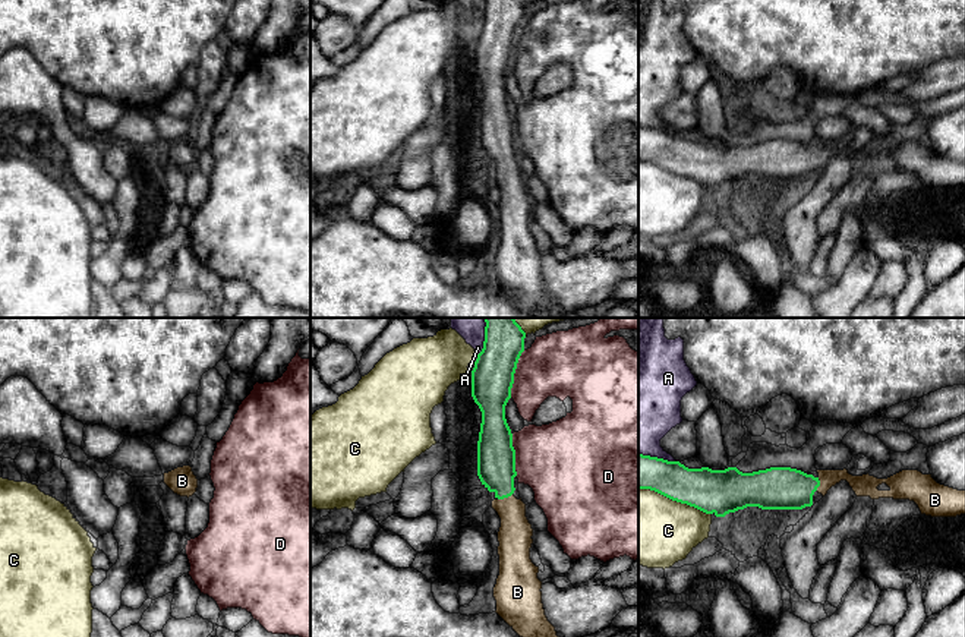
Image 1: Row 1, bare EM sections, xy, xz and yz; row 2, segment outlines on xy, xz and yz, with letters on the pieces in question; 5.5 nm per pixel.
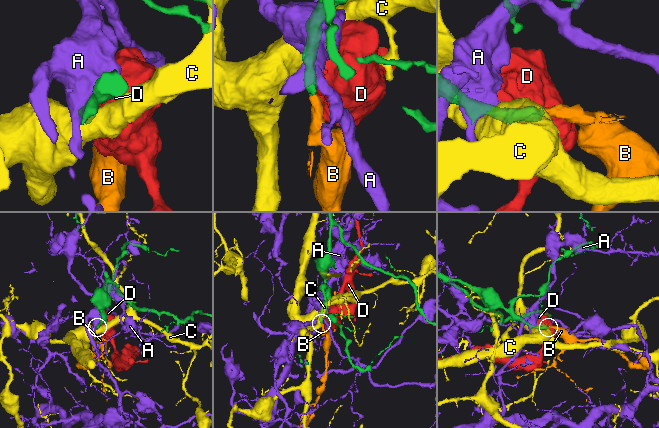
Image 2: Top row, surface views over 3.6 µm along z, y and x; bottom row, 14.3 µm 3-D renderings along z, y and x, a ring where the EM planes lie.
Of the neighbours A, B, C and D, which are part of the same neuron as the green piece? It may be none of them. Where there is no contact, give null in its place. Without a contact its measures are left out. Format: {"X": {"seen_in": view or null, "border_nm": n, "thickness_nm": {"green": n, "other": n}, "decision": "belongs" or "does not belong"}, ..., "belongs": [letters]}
{"A": {"seen_in": "yz", "border_nm": 200, "thickness_nm": {"green": 200, "other": 360}, "decision": "does not belong"}, "B": {"seen_in": "xz", "border_nm": 90, "thickness_nm": {"green": 200, "other": 190}, "decision": "belongs"}, "C": {"seen_in": "yz", "border_nm": 420, "thickness_nm": {"green": 240, "other": 420}, "decision": "does not belong"}, "D": {"seen_in": "xz", "border_nm": 280, "thickness_nm": {"green": 240, "other": 360}, "decision": "does not belong"}, "belongs": ["B"]}

